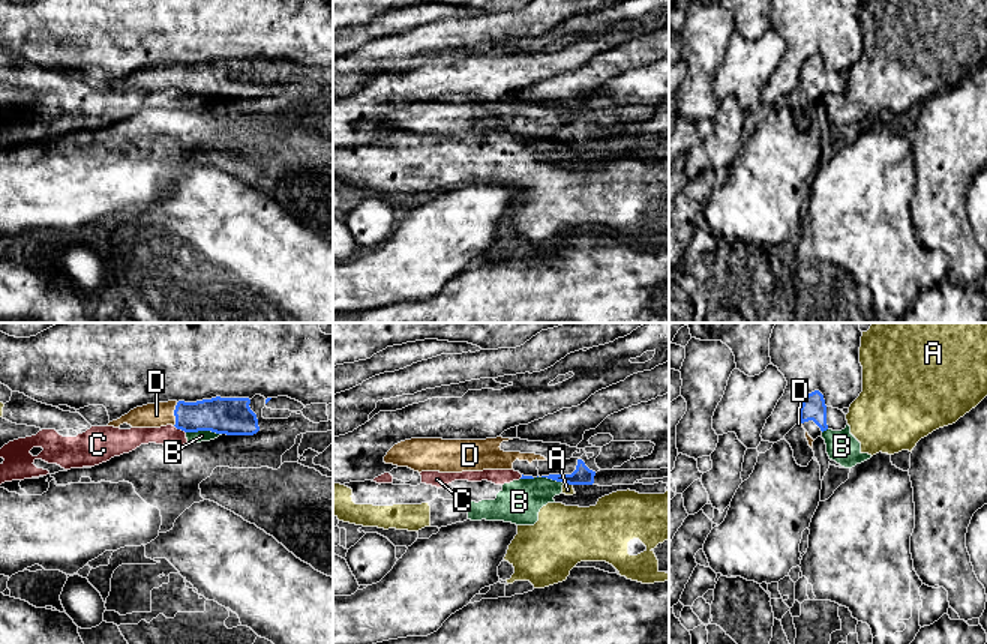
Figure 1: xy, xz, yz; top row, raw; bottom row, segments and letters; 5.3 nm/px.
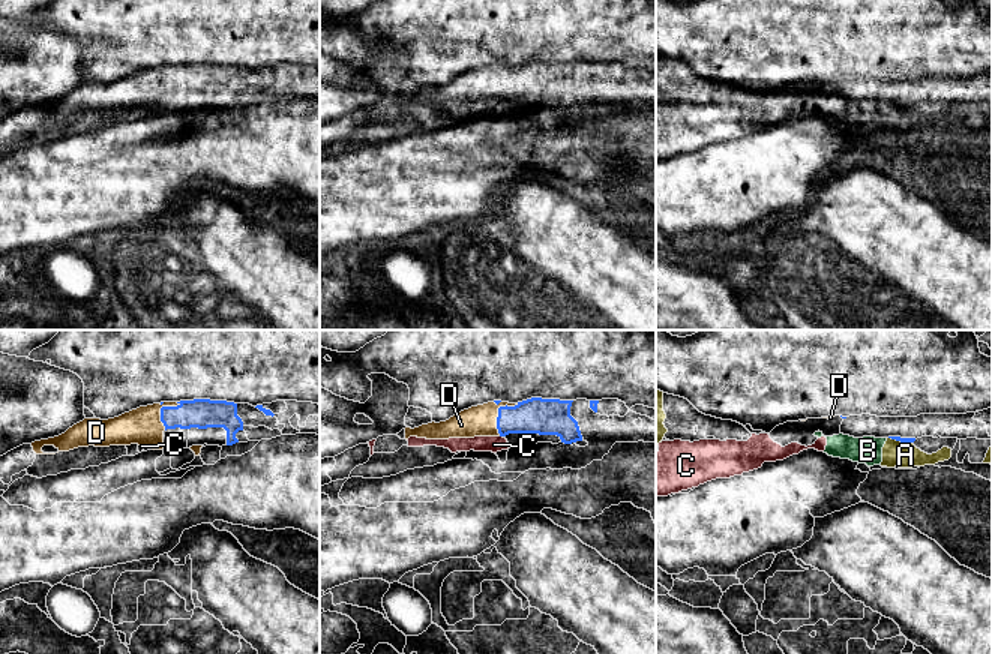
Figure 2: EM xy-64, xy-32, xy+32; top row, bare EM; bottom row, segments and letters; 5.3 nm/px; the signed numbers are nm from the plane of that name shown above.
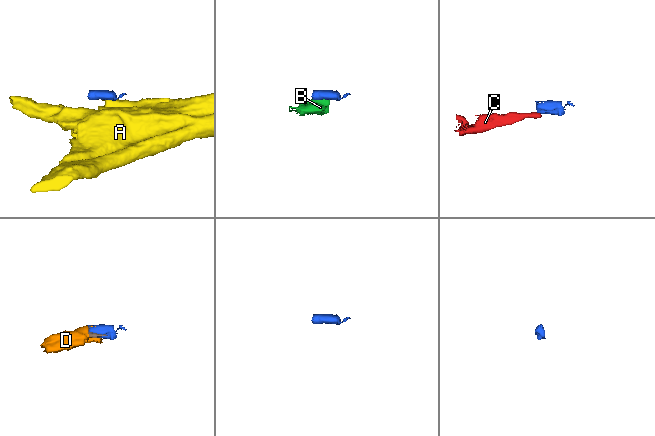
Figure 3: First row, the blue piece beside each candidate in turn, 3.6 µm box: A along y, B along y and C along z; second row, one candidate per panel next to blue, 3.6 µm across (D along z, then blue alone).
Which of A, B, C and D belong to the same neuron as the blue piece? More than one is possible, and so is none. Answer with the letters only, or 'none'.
D

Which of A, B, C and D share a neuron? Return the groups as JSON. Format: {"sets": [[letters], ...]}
{"sets": [["A", "B", "C"], ["D"]]}

